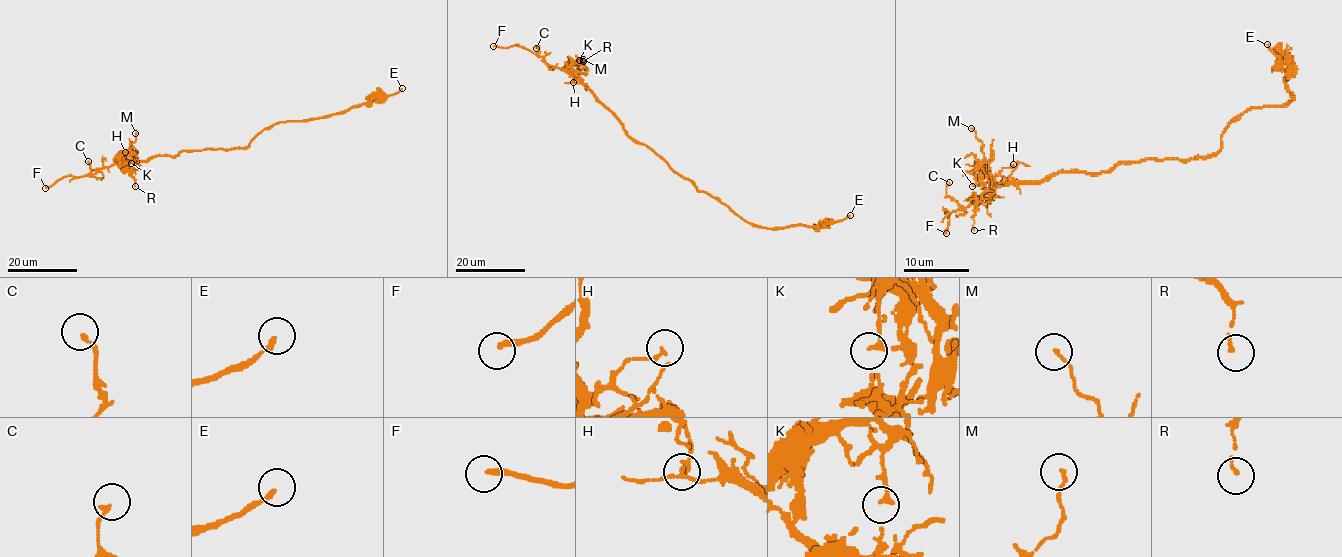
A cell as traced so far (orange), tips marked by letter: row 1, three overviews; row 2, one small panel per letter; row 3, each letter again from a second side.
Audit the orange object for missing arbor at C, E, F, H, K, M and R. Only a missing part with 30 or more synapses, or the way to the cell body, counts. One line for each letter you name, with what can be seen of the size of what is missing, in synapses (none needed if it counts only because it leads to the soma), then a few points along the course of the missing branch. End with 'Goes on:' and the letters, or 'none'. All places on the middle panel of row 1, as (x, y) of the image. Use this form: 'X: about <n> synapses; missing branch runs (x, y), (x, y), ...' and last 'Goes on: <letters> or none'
Goes on: F

